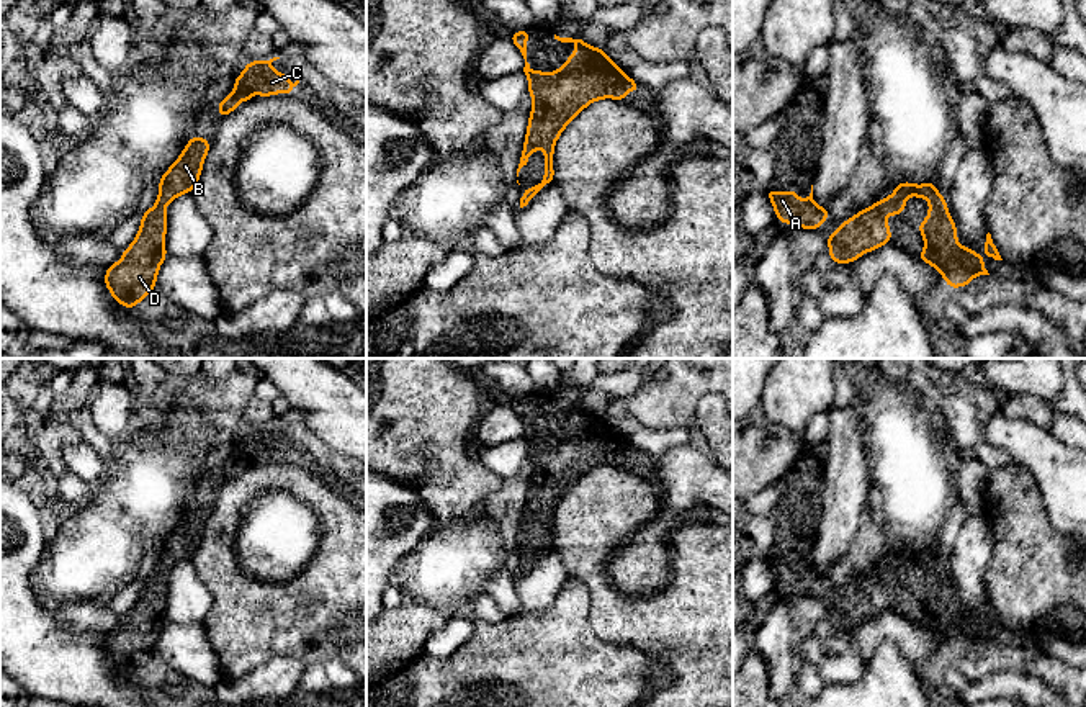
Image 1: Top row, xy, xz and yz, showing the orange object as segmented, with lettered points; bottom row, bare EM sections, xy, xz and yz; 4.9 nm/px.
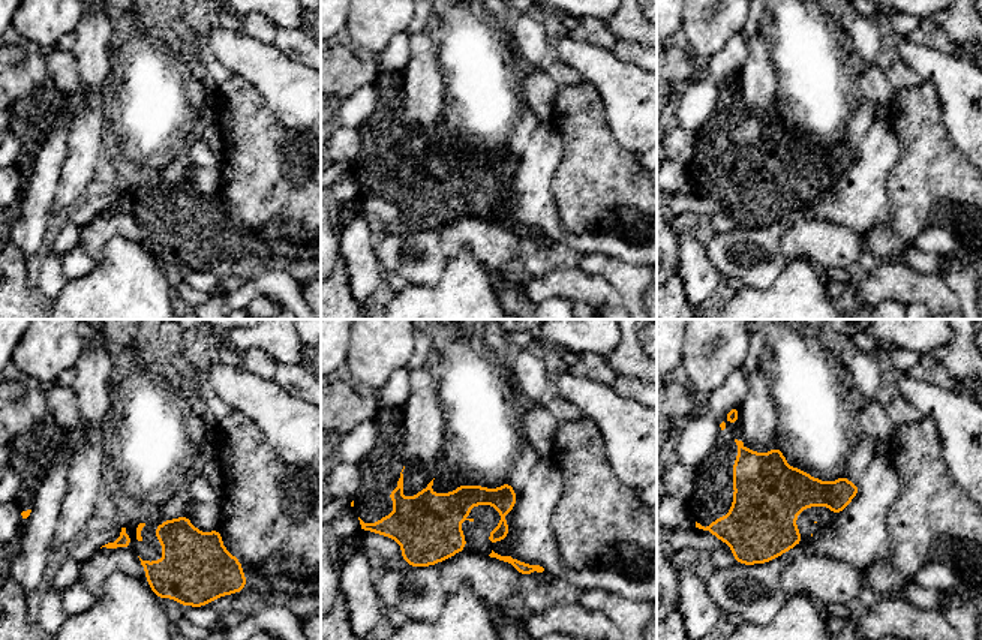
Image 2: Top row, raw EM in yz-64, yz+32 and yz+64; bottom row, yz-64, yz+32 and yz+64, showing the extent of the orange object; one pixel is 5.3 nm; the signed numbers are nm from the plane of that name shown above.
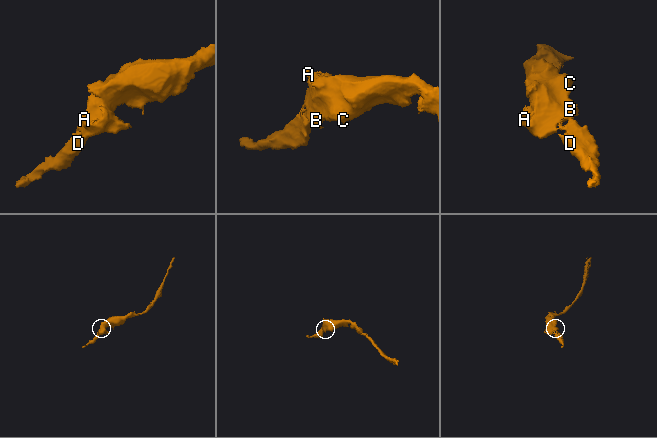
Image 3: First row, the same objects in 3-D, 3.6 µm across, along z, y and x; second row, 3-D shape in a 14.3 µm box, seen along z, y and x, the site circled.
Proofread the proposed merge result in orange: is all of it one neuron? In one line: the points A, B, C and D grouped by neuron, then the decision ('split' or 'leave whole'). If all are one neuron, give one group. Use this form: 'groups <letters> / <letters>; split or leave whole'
groups A B C D; leave whole

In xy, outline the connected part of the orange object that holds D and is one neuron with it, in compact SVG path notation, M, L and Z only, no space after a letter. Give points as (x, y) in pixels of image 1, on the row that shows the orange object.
M201 134L190 137L183 152L159 180L157 201L142 213L136 239L121 254L123 259L105 270L105 285L123 308L134 309L157 286L159 268L168 255L165 206L177 196L193 191L211 142Z

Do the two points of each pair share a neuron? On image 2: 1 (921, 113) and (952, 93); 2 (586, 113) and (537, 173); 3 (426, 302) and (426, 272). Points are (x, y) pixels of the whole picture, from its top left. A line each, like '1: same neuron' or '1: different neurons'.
1: different neurons
2: different neurons
3: different neurons

